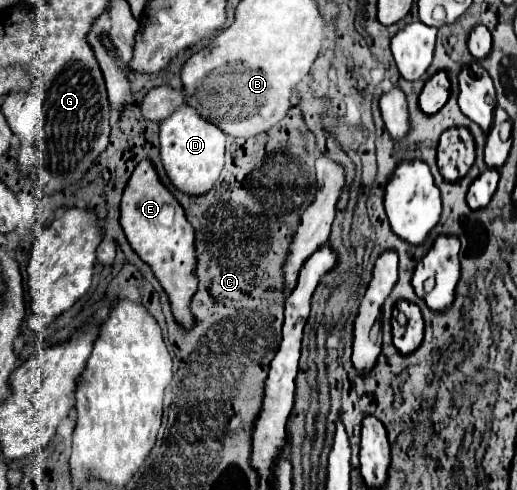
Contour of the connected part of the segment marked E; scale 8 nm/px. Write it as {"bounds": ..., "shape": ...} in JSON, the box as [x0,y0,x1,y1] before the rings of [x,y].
{"bounds":[120,161,198,329],"shape":[[[142,161],[134,169],[124,189],[120,203],[120,225],[128,237],[130,247],[146,265],[152,267],[162,289],[168,293],[174,319],[182,325],[182,329],[192,329],[192,325],[196,325],[196,317],[190,311],[190,301],[198,289],[194,227],[186,221],[184,209],[176,197],[160,183],[150,161]]]}

